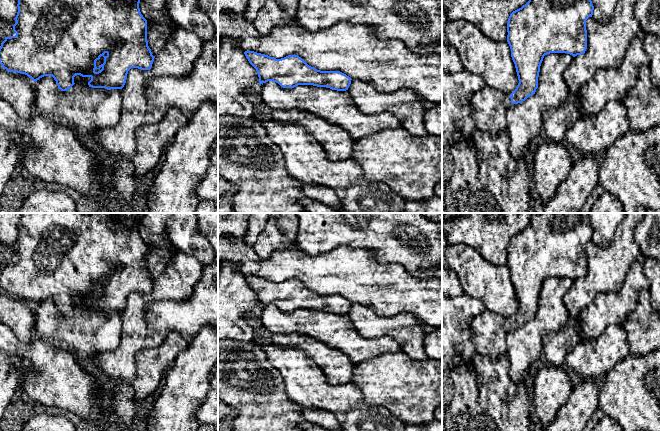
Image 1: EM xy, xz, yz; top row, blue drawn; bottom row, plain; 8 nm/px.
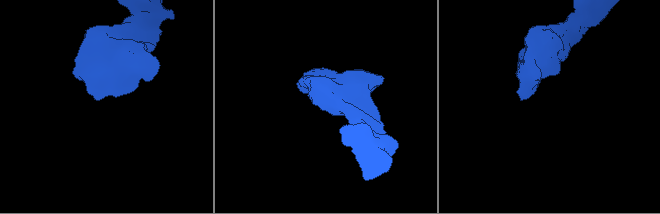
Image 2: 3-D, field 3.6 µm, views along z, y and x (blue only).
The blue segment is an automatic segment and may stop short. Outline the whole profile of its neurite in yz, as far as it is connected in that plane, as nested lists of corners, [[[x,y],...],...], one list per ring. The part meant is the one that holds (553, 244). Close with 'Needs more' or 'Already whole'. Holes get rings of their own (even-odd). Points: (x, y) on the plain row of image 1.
[[[531,213],[529,225],[513,235],[507,247],[507,266],[519,307],[510,319],[485,309],[471,321],[475,355],[487,355],[498,359],[506,353],[506,336],[510,329],[522,327],[535,318],[540,290],[545,279],[567,277],[575,281],[585,277],[586,244],[592,241],[593,234],[589,213]]]. Needs more

